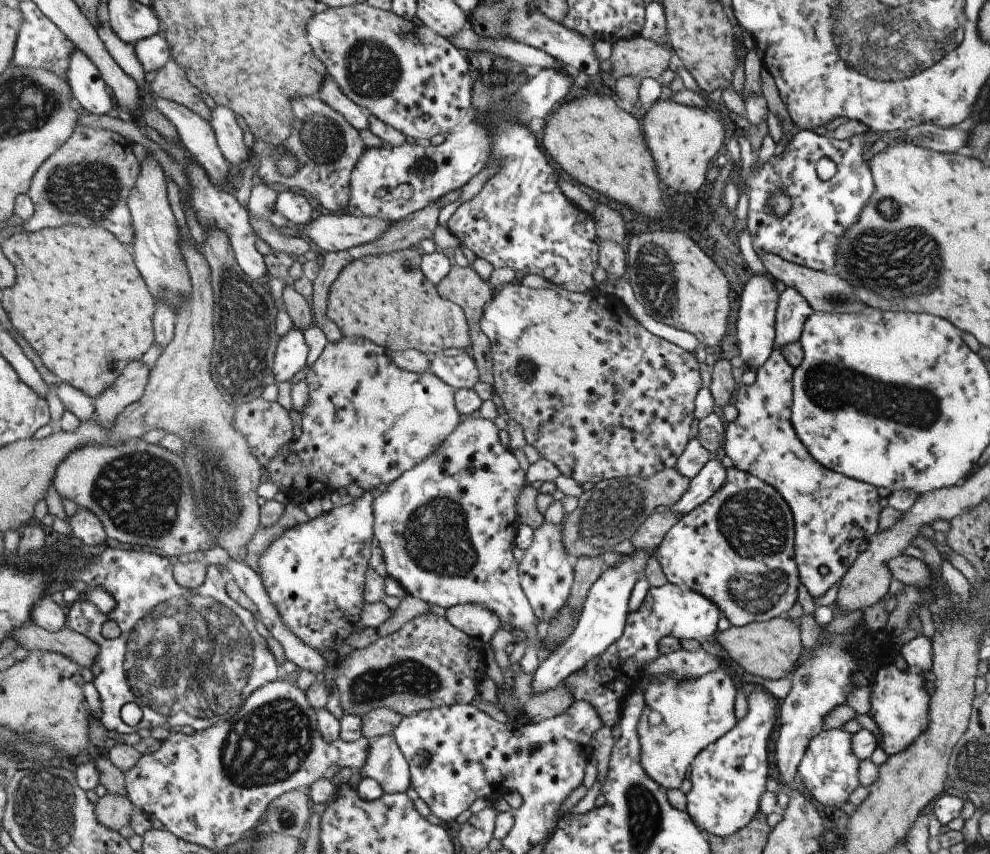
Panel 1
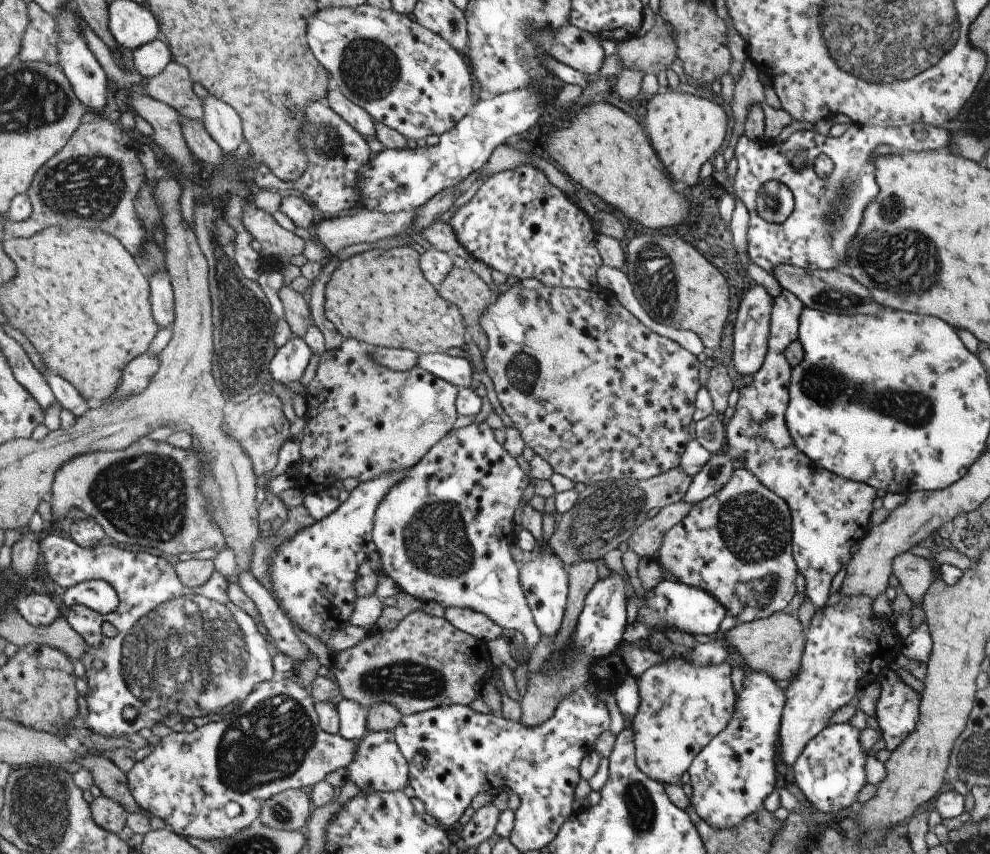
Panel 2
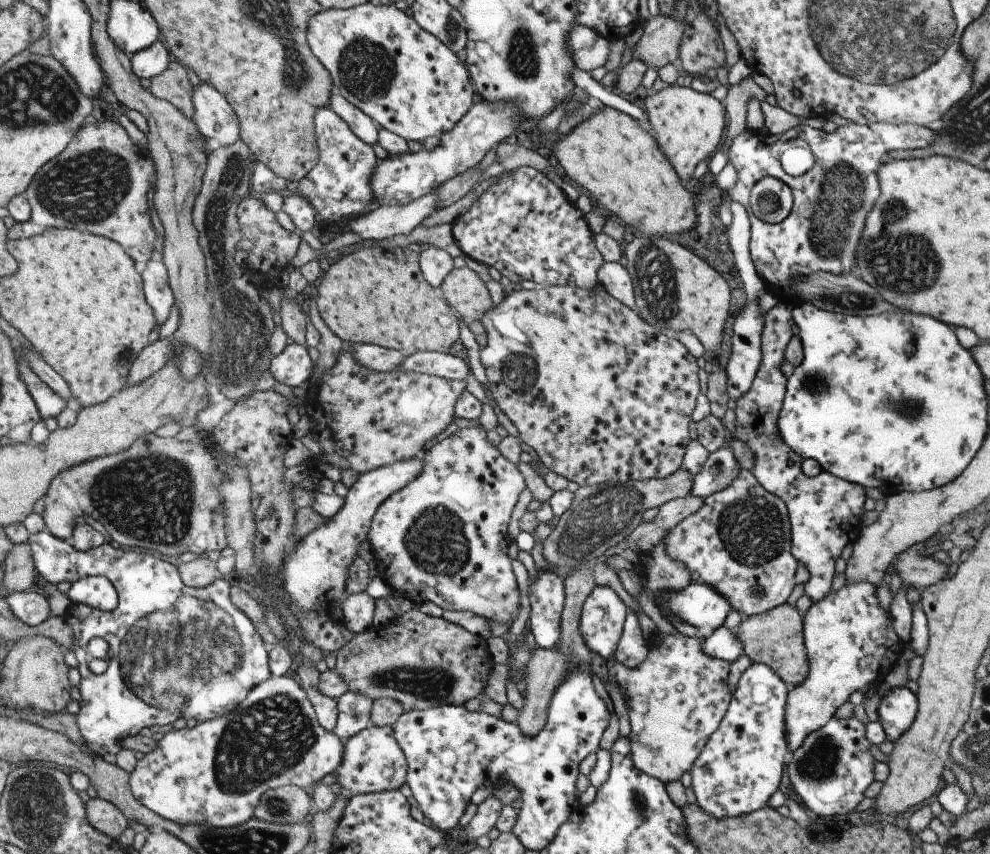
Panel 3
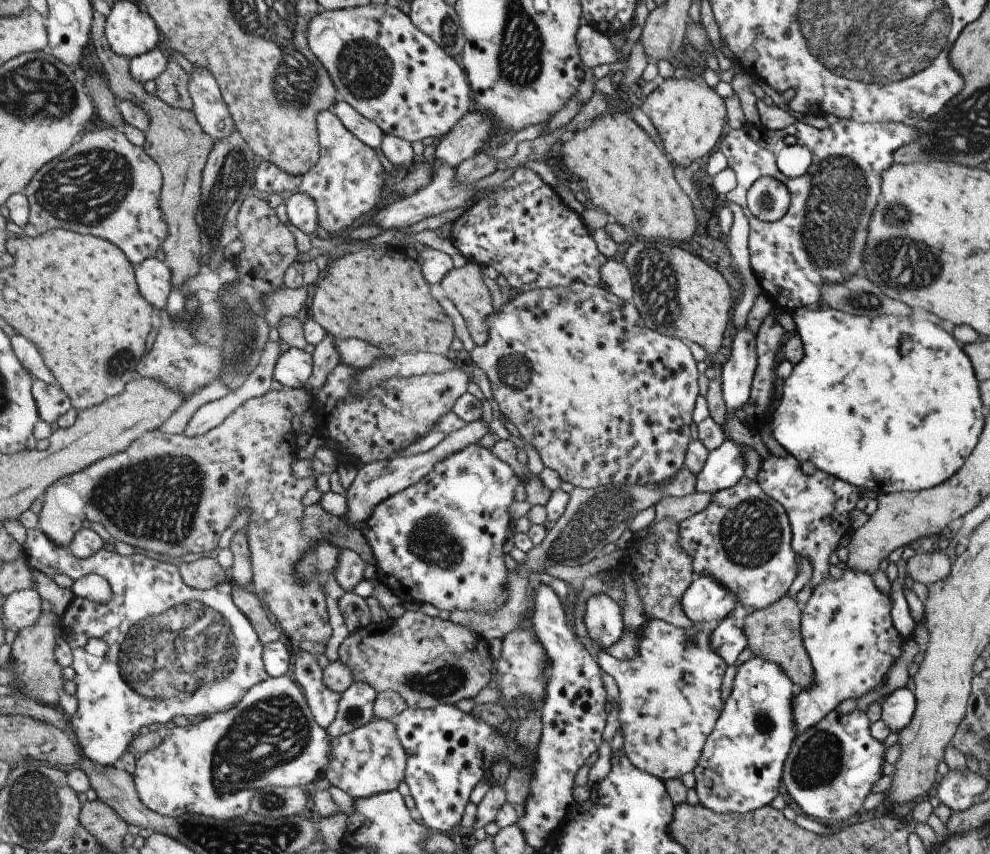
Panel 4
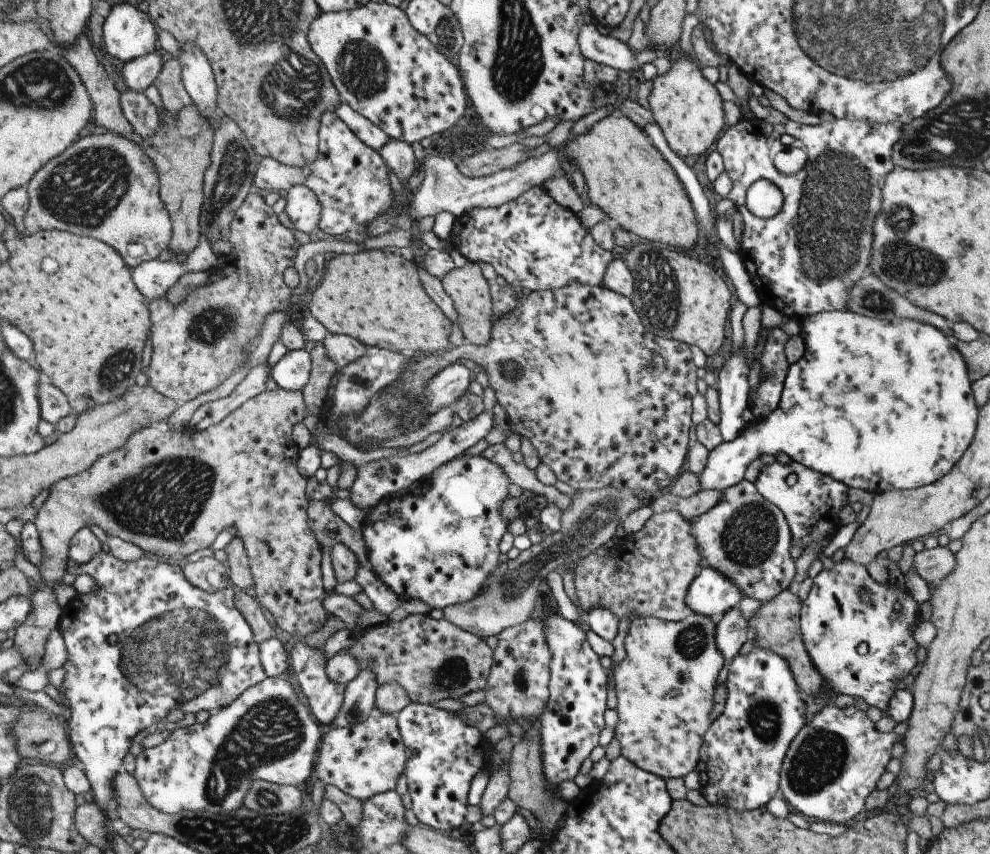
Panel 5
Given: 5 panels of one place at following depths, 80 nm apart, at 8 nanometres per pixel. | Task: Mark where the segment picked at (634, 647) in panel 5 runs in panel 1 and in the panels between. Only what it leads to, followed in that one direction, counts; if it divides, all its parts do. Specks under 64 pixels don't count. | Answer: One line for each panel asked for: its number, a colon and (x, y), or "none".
1: (680, 718)
2: (682, 707)
3: (676, 698)
4: (669, 701)

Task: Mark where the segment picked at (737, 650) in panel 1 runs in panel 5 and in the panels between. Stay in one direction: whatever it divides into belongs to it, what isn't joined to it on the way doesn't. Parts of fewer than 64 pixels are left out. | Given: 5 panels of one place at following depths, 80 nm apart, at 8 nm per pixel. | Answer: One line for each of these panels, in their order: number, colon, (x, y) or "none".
2: (774, 645)
3: (774, 638)
4: (773, 633)
5: (774, 626)

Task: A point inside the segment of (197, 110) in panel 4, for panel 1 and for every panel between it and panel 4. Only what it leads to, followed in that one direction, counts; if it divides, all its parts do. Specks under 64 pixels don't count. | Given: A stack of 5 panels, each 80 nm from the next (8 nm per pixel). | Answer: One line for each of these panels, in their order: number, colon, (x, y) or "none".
1: (229, 134)
2: (223, 121)
3: (216, 118)

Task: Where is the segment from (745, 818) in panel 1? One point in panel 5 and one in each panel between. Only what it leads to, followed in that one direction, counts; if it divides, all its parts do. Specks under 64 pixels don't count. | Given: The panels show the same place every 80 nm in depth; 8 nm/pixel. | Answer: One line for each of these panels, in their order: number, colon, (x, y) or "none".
2: (730, 776)
3: (738, 769)
4: (740, 766)
5: (739, 761)

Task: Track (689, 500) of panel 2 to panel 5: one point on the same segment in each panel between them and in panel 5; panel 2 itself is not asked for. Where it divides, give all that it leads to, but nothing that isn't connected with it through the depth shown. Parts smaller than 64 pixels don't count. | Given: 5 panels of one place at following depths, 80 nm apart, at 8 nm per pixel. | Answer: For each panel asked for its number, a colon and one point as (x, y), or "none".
3: (719, 468)
4: (723, 467)
5: (875, 404)

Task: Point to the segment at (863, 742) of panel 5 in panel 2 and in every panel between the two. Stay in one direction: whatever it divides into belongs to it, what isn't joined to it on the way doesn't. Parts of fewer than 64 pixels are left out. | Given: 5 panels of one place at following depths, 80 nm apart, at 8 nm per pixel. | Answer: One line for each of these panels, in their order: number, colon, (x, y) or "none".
2: (829, 772)
3: (830, 770)
4: (831, 767)

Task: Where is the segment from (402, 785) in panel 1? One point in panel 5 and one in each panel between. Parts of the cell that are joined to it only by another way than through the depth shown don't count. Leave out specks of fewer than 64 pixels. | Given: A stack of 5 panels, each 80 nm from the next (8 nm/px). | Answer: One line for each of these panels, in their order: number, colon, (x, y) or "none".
2: (380, 763)
3: (374, 762)
4: (370, 760)
5: (368, 759)

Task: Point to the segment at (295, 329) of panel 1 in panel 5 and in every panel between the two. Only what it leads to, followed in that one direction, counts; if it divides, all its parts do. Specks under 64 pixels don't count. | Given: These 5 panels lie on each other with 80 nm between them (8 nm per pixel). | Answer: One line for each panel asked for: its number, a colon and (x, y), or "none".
2: (289, 364)
3: (293, 365)
4: (294, 367)
5: (293, 371)

